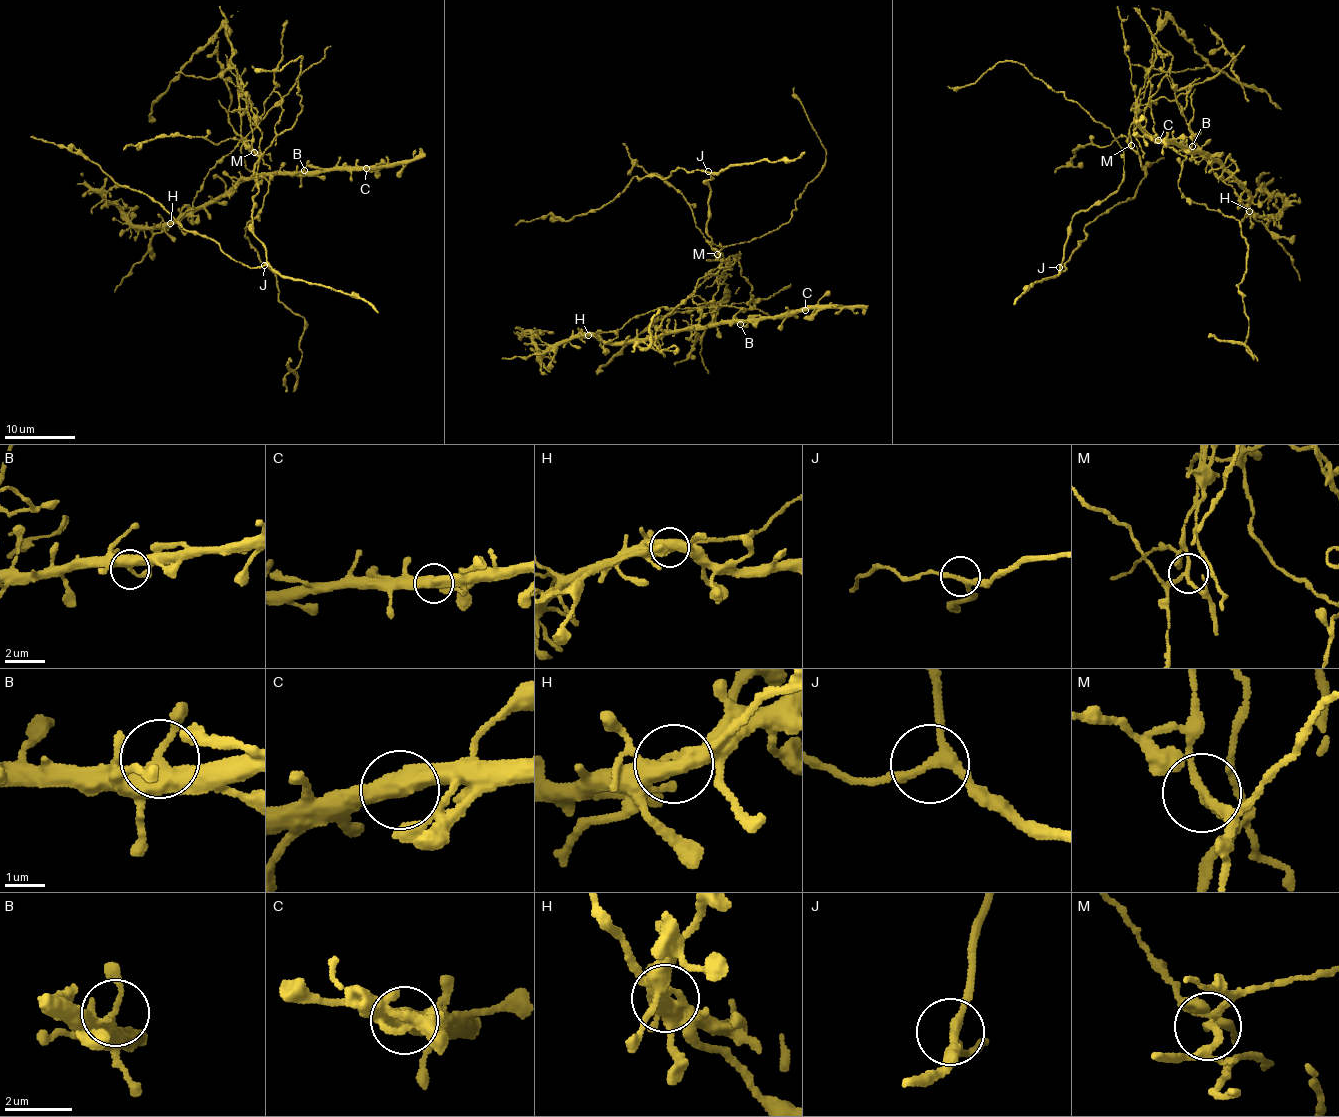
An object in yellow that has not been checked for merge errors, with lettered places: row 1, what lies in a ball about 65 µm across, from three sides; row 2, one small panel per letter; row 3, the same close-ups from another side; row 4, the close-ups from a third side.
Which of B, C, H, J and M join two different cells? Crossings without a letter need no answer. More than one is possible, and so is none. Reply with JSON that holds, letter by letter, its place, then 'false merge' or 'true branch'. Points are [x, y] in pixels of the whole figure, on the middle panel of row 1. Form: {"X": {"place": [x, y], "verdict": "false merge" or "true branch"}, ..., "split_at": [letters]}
{"B": {"place": [740, 324], "verdict": "true branch"}, "C": {"place": [805, 310], "verdict": "true branch"}, "H": {"place": [588, 335], "verdict": "false merge"}, "J": {"place": [708, 171], "verdict": "true branch"}, "M": {"place": [717, 254], "verdict": "false merge"}, "split_at": ["H", "M"]}

